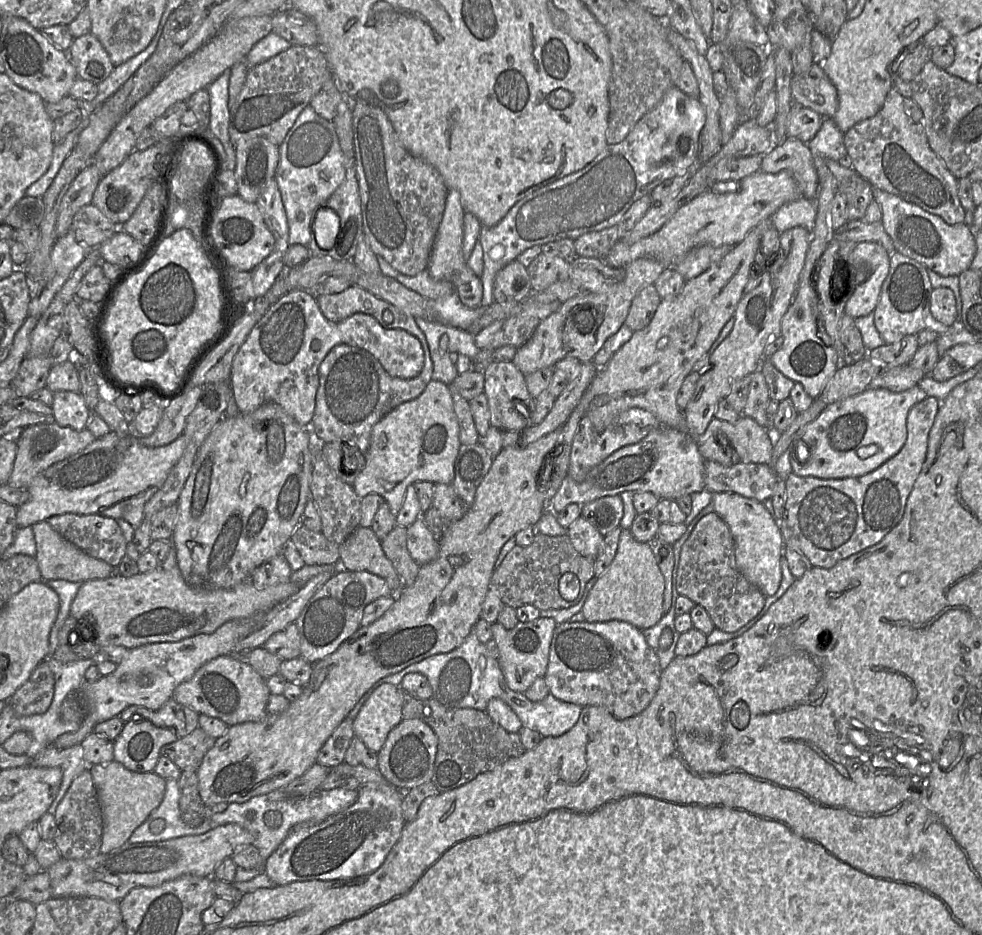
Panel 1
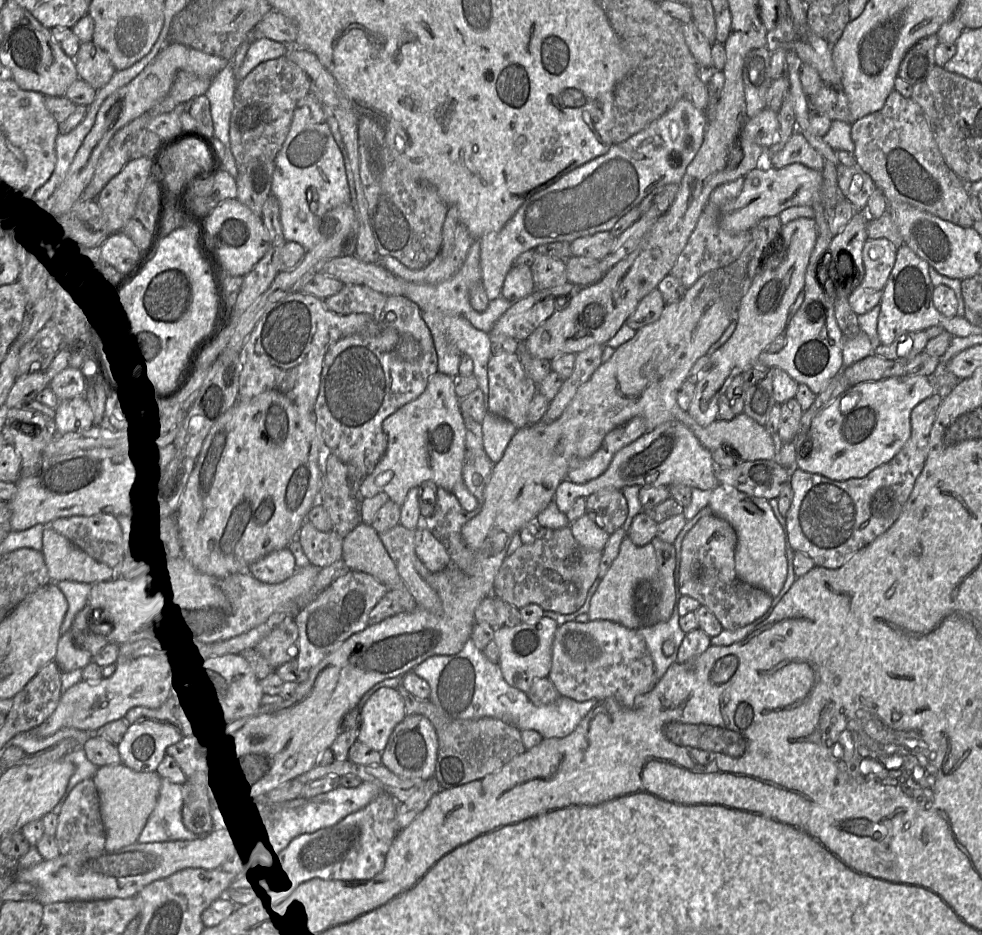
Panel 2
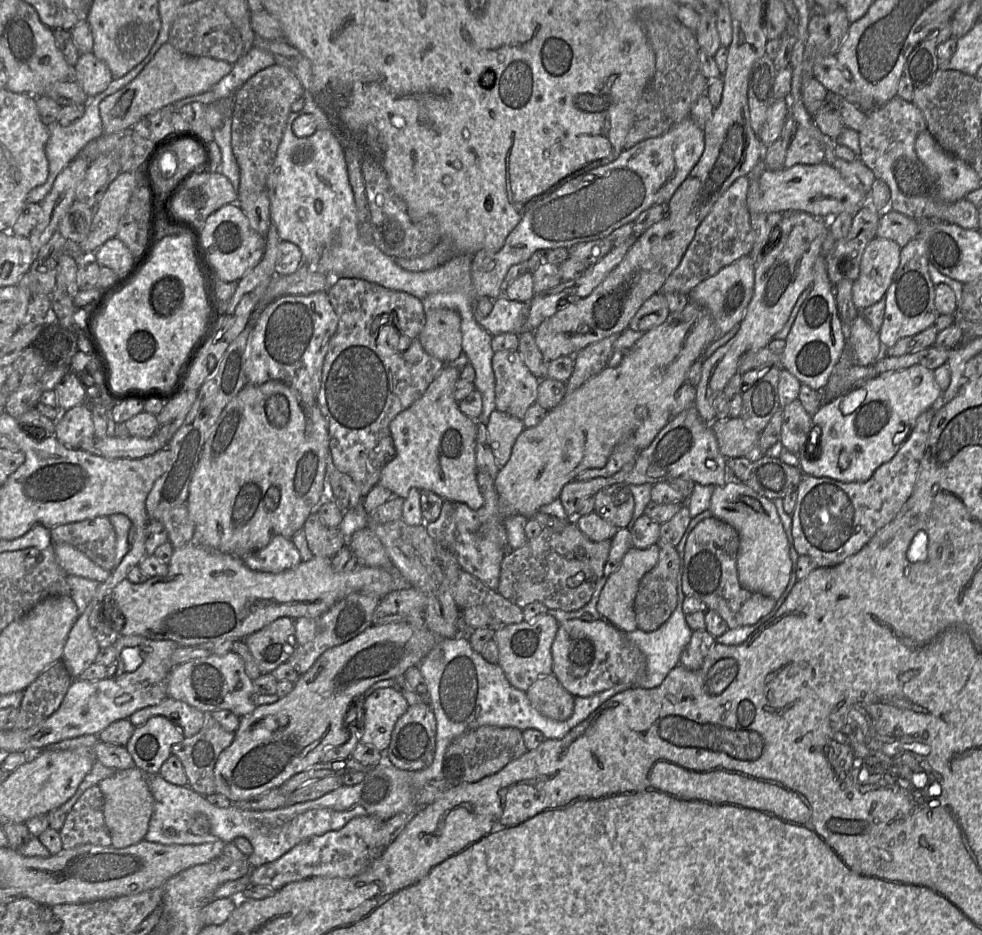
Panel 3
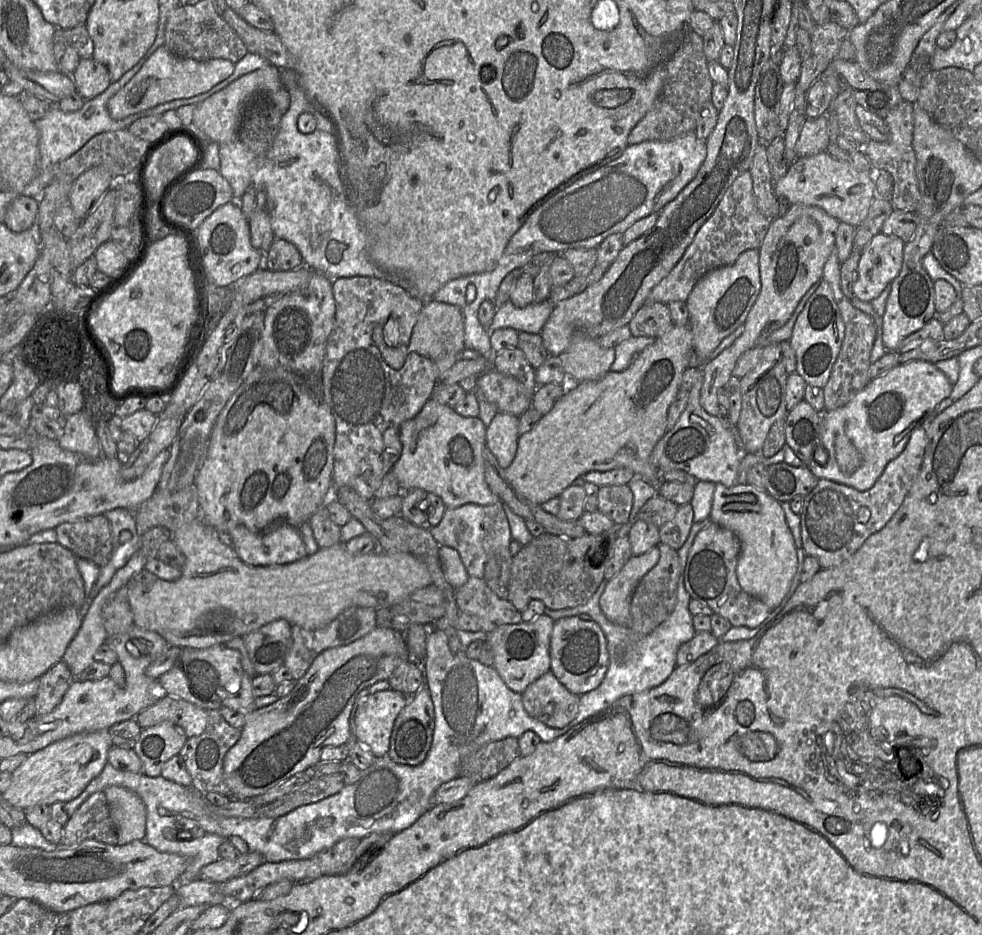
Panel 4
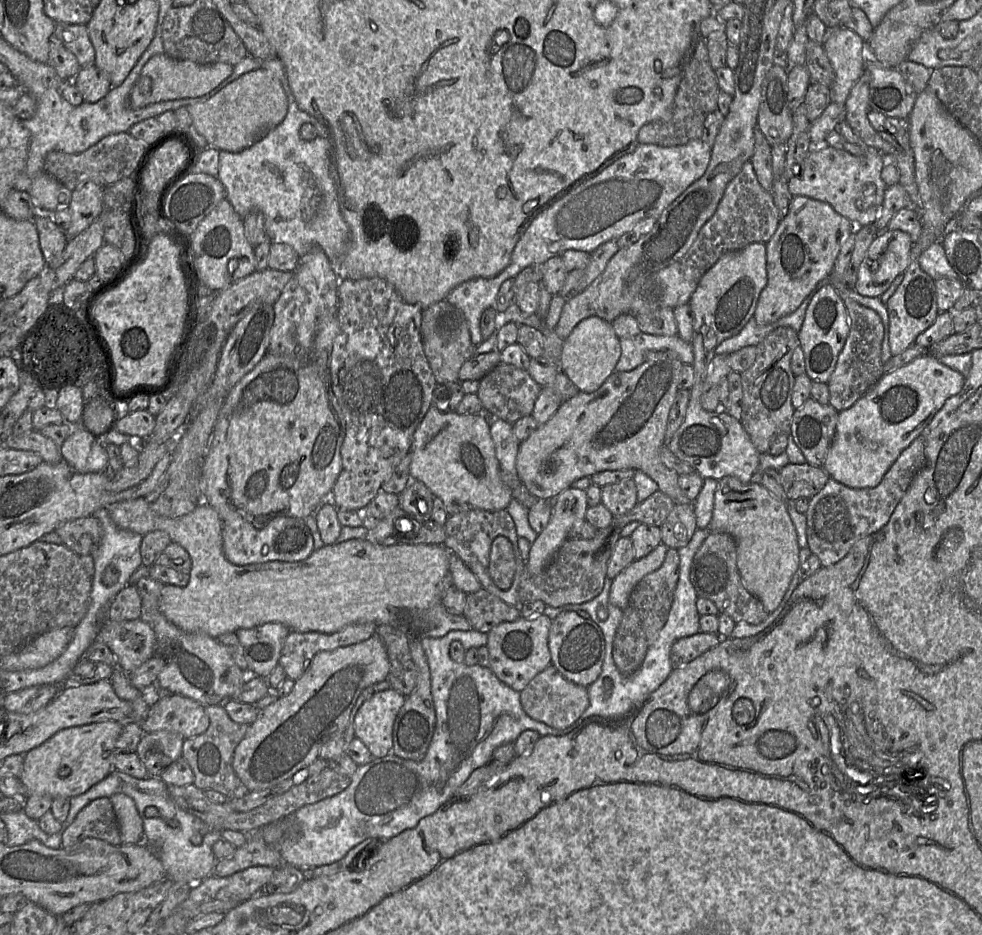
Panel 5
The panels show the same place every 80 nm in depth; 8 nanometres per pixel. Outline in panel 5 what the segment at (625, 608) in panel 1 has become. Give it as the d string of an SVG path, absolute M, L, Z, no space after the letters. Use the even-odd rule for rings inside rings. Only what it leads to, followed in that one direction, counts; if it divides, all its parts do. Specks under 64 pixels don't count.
M660 543L648 555L634 560L624 568L612 579L609 591L609 603L623 610L628 604L634 587L644 576L655 571L662 565L668 549L669 547Z

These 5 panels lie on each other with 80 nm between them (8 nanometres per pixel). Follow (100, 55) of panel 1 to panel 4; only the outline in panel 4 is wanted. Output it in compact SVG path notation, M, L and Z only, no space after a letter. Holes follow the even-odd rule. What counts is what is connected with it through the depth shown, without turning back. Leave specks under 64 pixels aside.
M80 58L71 78L84 100L97 97L112 83L107 67L93 58Z

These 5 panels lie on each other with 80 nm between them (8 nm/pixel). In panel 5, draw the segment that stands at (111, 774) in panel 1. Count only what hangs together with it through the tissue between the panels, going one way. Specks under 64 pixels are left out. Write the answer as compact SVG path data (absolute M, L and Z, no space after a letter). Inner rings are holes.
M118 793L109 797L117 818L122 844L137 844L143 841L143 821L136 804L129 796Z

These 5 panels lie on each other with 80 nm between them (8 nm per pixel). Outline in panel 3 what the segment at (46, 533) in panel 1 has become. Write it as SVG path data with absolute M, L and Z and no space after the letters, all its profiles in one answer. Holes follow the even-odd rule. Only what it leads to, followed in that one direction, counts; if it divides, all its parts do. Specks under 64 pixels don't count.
M58 543L53 544L52 546L59 565L67 575L81 576L96 580L100 583L106 581L110 577L111 571L100 567L72 545Z

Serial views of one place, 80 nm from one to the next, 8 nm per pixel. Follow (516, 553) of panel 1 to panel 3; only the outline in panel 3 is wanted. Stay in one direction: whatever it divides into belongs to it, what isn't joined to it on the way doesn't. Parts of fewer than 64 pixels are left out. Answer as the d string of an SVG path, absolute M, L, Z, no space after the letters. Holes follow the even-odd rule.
M569 519L562 530L543 528L537 537L505 555L501 563L497 592L521 609L530 603L540 602L548 609L566 612L578 610L589 602L597 582L602 578L610 548L611 540L591 541L579 530L574 519Z

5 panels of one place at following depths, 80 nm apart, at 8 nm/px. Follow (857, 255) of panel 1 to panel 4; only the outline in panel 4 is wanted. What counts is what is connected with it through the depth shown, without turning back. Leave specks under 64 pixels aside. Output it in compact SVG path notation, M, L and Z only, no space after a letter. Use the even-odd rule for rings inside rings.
M881 232L862 251L858 279L853 293L861 301L871 302L897 277L903 263L906 243L895 235Z

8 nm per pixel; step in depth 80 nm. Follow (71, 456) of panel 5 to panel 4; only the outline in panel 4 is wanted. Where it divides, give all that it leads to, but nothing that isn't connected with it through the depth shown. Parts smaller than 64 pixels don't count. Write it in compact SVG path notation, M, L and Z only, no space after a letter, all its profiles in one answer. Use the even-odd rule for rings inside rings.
M83 410L64 416L63 426L63 435L57 440L63 449L82 454L89 459L103 457L95 423Z

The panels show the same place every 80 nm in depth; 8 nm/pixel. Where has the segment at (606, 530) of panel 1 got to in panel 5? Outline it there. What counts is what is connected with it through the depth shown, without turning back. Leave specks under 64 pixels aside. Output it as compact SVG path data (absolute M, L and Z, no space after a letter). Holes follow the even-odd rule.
M633 478L606 485L601 490L601 503L613 516L629 512L638 503L637 489Z

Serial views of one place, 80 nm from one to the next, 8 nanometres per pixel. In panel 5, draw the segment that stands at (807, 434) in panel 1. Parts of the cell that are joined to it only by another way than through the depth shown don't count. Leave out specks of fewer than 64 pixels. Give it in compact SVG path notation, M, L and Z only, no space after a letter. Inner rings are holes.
M930 354L920 356L897 370L884 373L853 406L839 412L835 436L821 467L830 478L850 488L876 487L902 451L921 435L946 400L961 392L965 379L961 373L945 366Z

